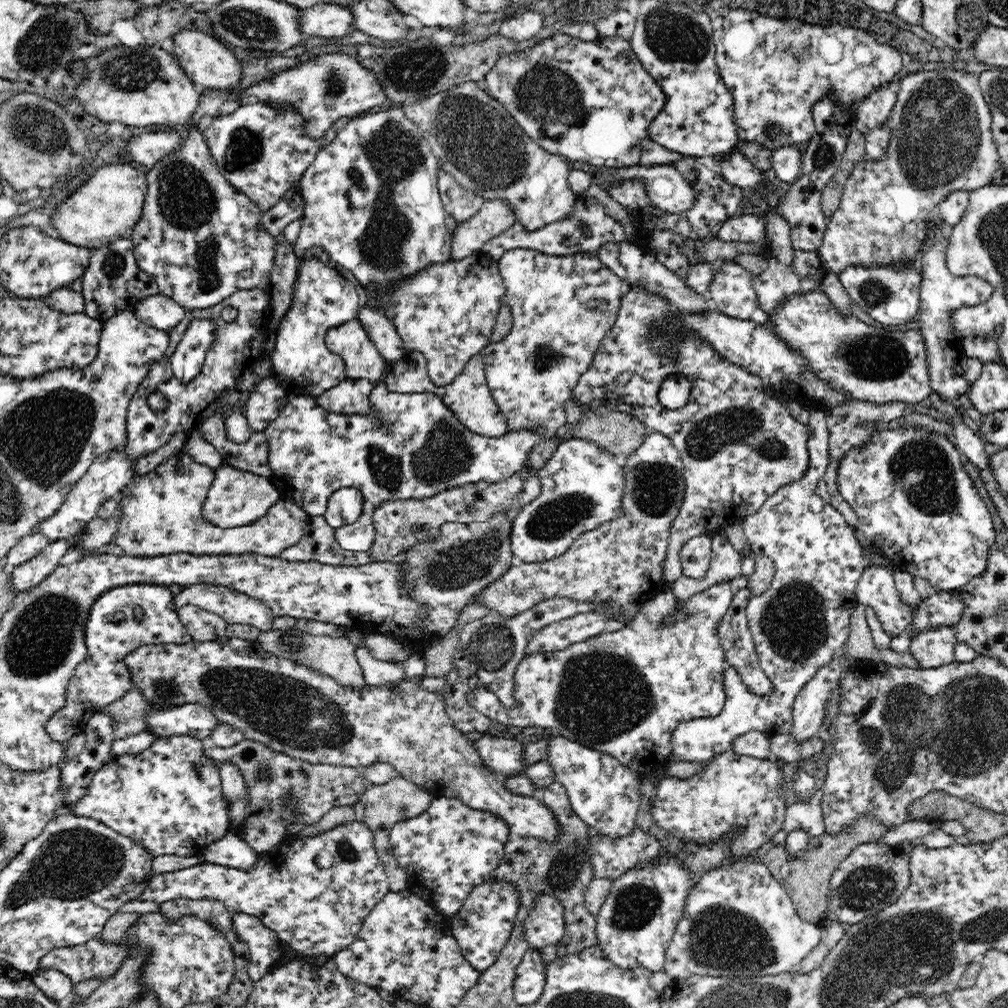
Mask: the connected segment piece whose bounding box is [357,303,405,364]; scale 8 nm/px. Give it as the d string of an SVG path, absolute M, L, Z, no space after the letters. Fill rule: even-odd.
M362 303L357 317L374 347L386 361L392 364L403 358L405 349L401 336L397 333L394 323L384 313Z

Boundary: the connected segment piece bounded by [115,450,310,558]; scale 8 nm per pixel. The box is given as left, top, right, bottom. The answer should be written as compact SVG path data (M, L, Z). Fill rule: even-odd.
M182 450L163 460L156 469L146 474L135 476L128 488L120 494L122 515L117 523L115 543L124 550L126 555L135 557L153 557L172 553L190 553L192 555L245 555L256 553L262 556L274 557L283 550L300 542L305 535L305 526L310 515L290 499L281 498L267 510L267 513L252 524L236 528L220 528L208 522L202 514L215 478L215 470L200 464L186 451Z

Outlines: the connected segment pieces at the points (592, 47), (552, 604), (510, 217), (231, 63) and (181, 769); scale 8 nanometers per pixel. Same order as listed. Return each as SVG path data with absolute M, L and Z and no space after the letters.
M565 33L554 34L528 50L501 56L487 72L485 81L488 95L506 107L538 146L571 161L594 164L596 168L638 165L641 142L648 137L650 121L666 104L666 95L658 81L634 55L631 43L618 36L584 41Z
M554 597L541 600L536 603L532 608L525 610L522 614L505 617L500 614L490 614L479 619L474 619L473 622L468 622L462 632L459 634L458 644L456 645L456 652L454 653L453 668L447 674L445 687L443 688L443 697L445 698L445 709L448 716L453 720L453 725L462 732L484 732L490 726L491 718L484 716L481 712L478 712L469 702L466 700L467 694L474 690L476 687L482 685L482 687L488 689L488 691L494 691L500 699L500 703L504 707L513 707L515 705L515 698L513 695L513 678L516 672L516 666L524 656L524 650L528 646L528 640L532 638L532 635L538 630L553 624L559 620L574 616L575 614L592 612L599 608L596 603L580 602L572 600L568 597Z
M502 199L485 200L472 218L458 223L452 233L450 260L462 260L516 222L512 205Z
M187 25L185 29L172 36L172 40L174 48L171 53L193 83L211 90L230 90L243 77L241 61L234 57L230 46L220 38L204 34Z
M169 736L156 739L146 750L132 755L113 756L88 785L84 796L71 808L76 816L98 820L106 827L134 839L152 857L166 854L191 857L230 834L228 799L221 789L219 763L204 755L206 743L193 736Z

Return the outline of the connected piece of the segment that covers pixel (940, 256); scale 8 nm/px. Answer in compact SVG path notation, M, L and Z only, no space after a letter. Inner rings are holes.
M937 211L920 228L922 282L920 282L920 333L926 345L929 380L932 391L944 402L954 402L969 392L968 381L962 375L961 363L965 358L961 339L953 331L950 315L960 307L975 307L990 300L994 287L980 277L956 277L946 266L947 240L953 227L944 223ZM926 235L926 238L923 236Z

